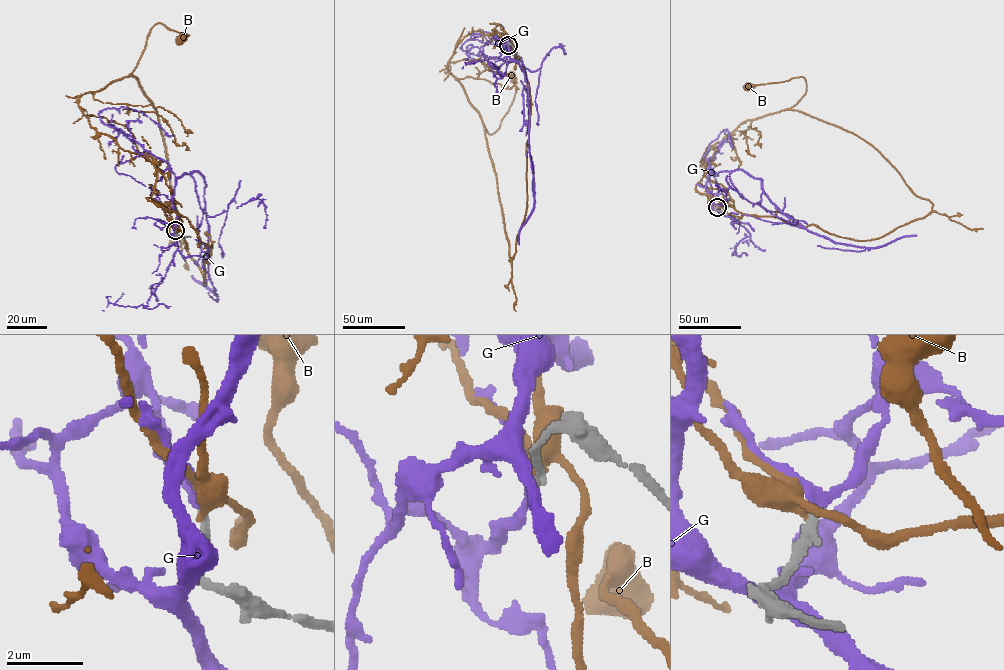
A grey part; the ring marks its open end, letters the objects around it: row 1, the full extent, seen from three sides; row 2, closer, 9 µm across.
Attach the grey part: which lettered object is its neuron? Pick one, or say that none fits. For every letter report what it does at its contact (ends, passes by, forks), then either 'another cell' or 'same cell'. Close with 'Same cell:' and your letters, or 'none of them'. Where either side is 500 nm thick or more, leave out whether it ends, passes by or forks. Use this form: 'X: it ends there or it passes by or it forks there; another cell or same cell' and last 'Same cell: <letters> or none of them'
B: it passes by; another cell
G: it passes by; same cell
Same cell: G

